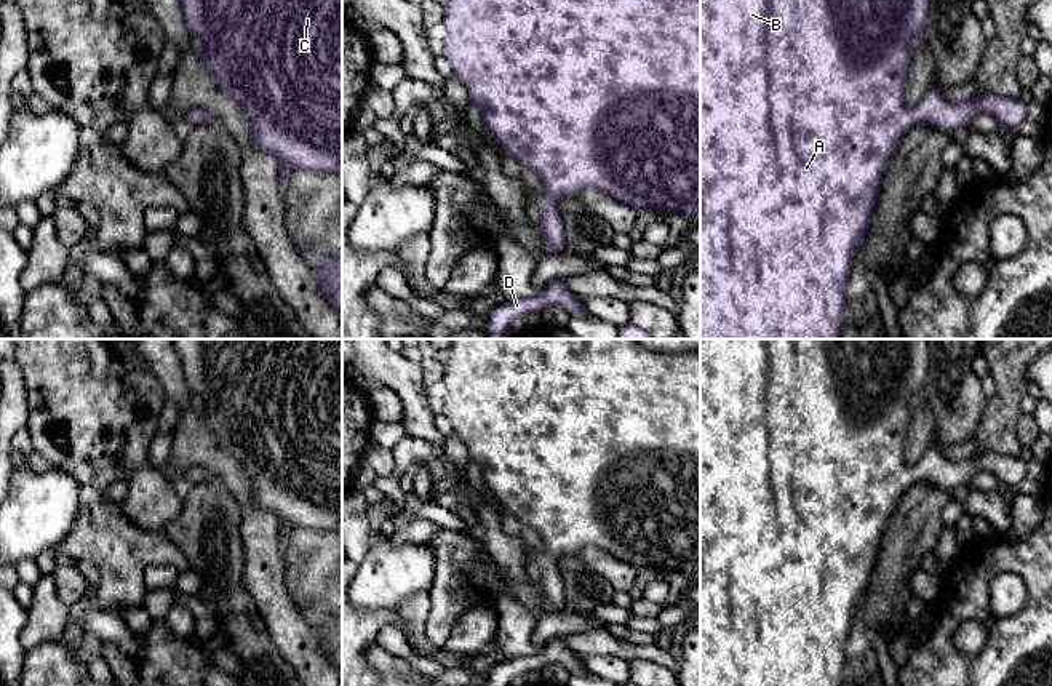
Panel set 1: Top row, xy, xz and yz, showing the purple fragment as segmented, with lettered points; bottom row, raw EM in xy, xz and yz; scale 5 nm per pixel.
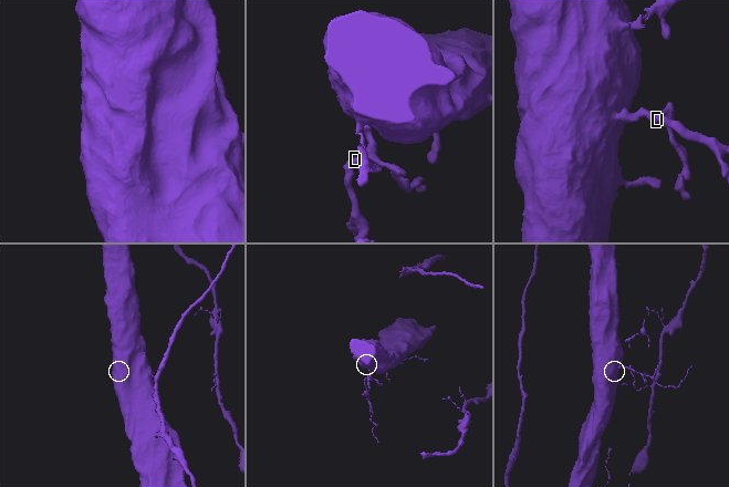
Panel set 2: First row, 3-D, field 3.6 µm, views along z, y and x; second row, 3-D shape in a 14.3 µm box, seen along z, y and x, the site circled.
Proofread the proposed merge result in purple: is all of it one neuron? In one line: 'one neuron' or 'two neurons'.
one neuron

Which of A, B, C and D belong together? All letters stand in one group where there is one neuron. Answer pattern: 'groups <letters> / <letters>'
groups A B C D

